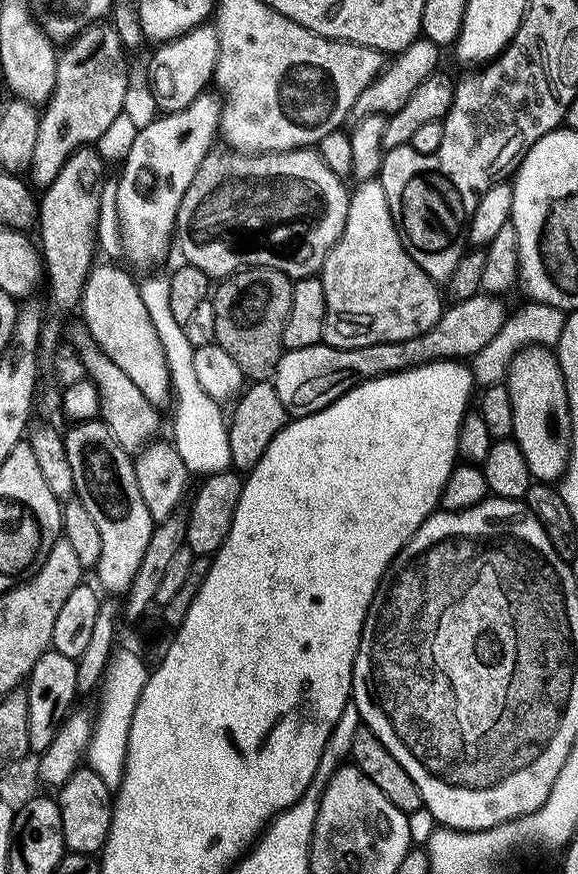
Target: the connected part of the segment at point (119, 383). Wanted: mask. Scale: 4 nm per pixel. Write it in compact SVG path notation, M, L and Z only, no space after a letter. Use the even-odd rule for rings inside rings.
M79 330L72 336L74 351L84 361L84 375L91 380L98 395L98 416L107 424L114 438L122 447L129 450L139 450L157 439L160 428L161 409L152 404L114 362L92 340L92 336L86 330Z

